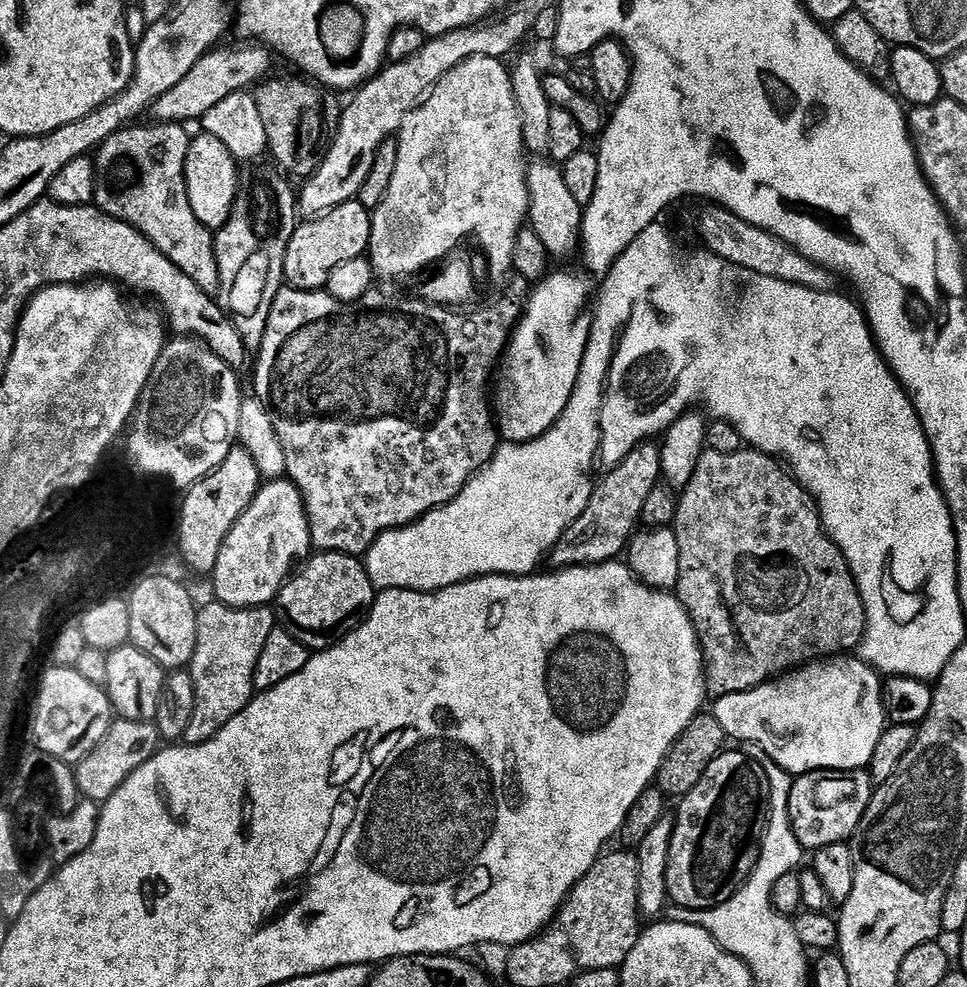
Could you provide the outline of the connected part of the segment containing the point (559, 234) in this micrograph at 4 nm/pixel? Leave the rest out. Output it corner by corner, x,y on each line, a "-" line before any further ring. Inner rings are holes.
536,162
528,169
528,220
549,257
577,255
584,231
584,208
570,194
564,173
555,163

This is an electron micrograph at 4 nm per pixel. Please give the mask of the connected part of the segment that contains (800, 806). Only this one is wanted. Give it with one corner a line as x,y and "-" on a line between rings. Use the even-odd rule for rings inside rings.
826,768
822,772
808,772
805,776
795,777
791,781
788,793
788,817
800,847
815,854
819,848
851,841
858,822
862,822
862,814
870,802
873,791
872,778
864,770
839,772
833,768

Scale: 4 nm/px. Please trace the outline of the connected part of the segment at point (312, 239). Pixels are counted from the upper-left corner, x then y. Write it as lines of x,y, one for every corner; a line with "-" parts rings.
359,199
347,200
329,212
297,223
284,255
284,284
303,292
327,289
330,274
334,274
342,262
359,260
367,253
371,229
371,211
362,206

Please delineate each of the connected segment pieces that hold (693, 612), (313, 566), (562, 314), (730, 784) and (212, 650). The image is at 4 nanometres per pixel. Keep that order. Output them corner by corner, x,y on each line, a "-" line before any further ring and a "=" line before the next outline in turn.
707,450
703,452
698,458
698,466
694,466
690,482
679,493
674,531
678,538
678,578
674,582
674,595
692,622
692,630
702,653
702,677
709,697
719,698
726,694
745,692
760,684
767,684
801,664
859,649
864,640
867,620
856,580
848,569
848,560
824,531
816,501
785,471
779,459
755,450
741,450
734,454
718,454
=
320,552
314,556
303,565
304,569
301,567
285,580
284,587
274,601
274,608
283,627
287,628
291,636
298,638
298,642
305,644
309,650
323,650
341,634
347,633
367,613
378,592
373,588
367,570
357,557
347,556
345,552
=
554,272
545,275
544,279
533,287
536,288
533,292
531,289
524,306
524,314
508,342
498,368
498,379
494,384
494,416
498,421
498,431
505,441
514,444
537,440
543,432
548,432
555,426
556,419
564,413
570,402
584,361
584,352
588,349
592,316
584,311
587,308
589,311
590,301
594,296
594,284
592,288
591,282
580,276
571,276
568,272
=
725,750
714,758
714,762
710,762
710,766
706,766
706,774
702,774
702,778
698,782
698,786
694,786
694,790
690,790
679,801
680,809
676,812
676,825
670,829
672,841
670,842
670,858
668,859
668,869
666,870
666,886
668,887
669,901
677,908
713,908
719,904
725,904
731,896
740,889
743,881
756,867
756,860
760,856
760,842
764,838
764,825
768,823
768,779
766,774
762,774
762,766
752,763
746,758
743,750
=
211,602
196,613
196,645
190,665
194,684
194,714
184,731
184,744
201,744
216,736
230,718
234,718
252,701
254,666
258,654
270,638
270,630
278,627
278,616
271,607
232,608
228,604

